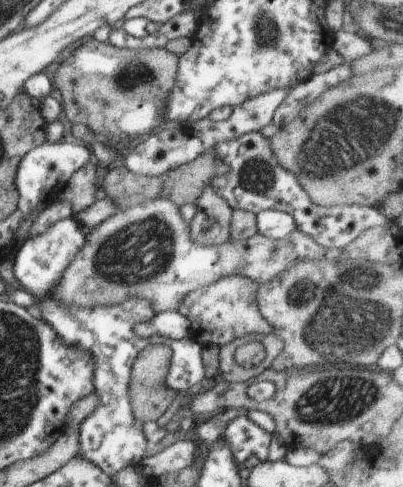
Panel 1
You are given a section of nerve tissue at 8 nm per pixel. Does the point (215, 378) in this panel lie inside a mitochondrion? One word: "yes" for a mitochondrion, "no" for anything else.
no

